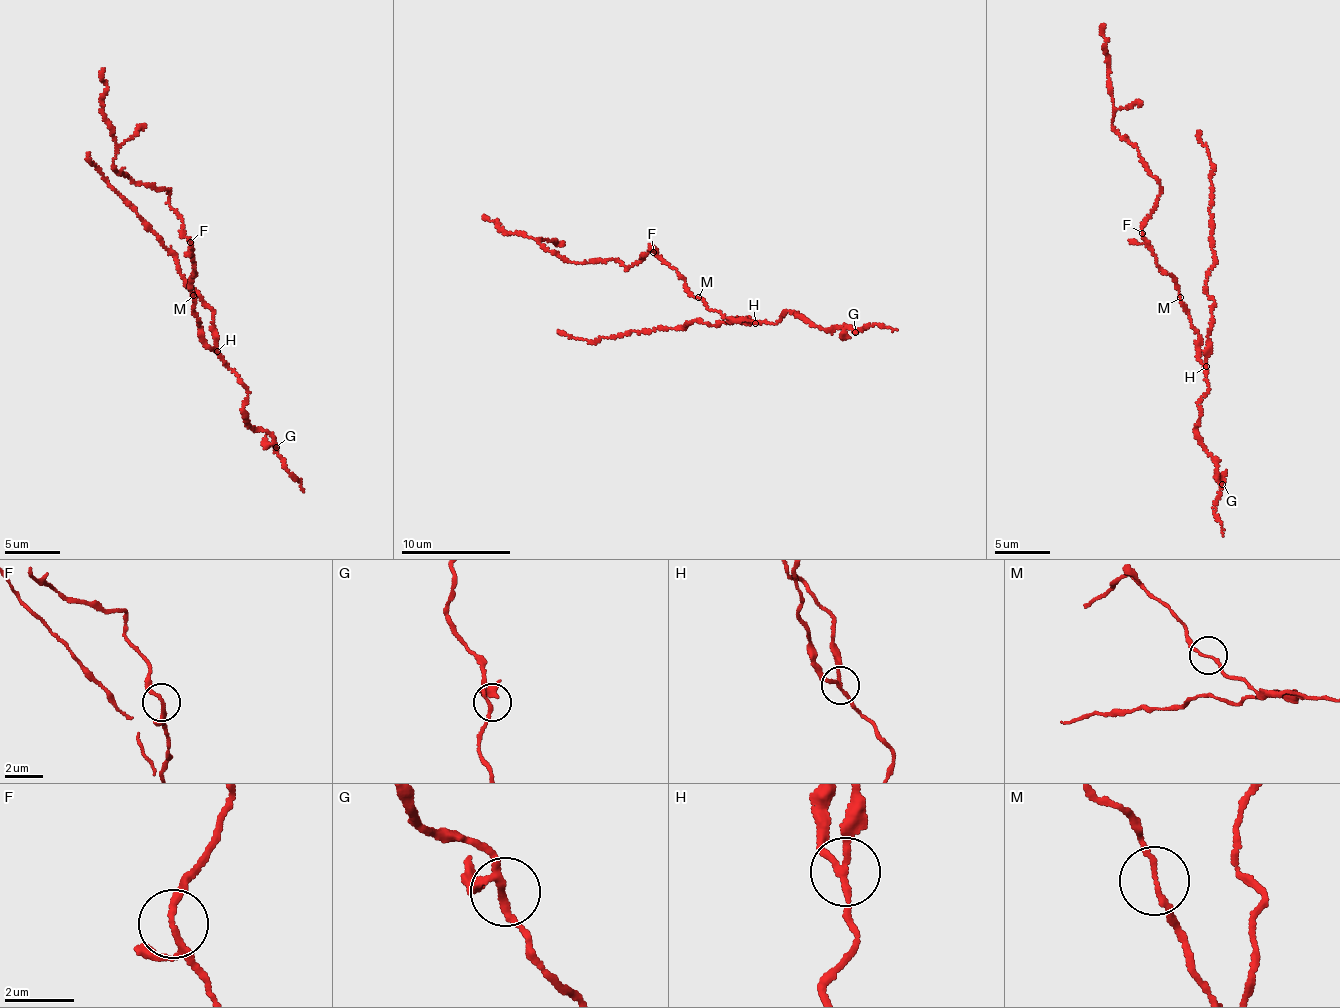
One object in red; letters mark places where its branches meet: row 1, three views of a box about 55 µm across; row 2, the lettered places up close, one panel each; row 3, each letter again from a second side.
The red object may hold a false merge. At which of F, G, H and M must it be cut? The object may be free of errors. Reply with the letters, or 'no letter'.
H

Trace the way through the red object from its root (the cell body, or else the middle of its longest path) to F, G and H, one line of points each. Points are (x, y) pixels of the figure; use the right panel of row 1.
F: (1179, 296), (1176, 281), (1156, 263), (1152, 247), (1142, 233)
G: (1179, 296), (1198, 336), (1209, 386), (1200, 403), (1197, 437), (1215, 458), (1222, 484)
H: (1179, 296), (1184, 311), (1190, 316), (1191, 327), (1198, 336), (1199, 357), (1207, 367)

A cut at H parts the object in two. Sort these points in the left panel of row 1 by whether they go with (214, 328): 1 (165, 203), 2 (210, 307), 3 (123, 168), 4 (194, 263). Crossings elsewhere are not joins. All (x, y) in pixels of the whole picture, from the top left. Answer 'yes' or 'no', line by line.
1: no
2: yes
3: no
4: no

